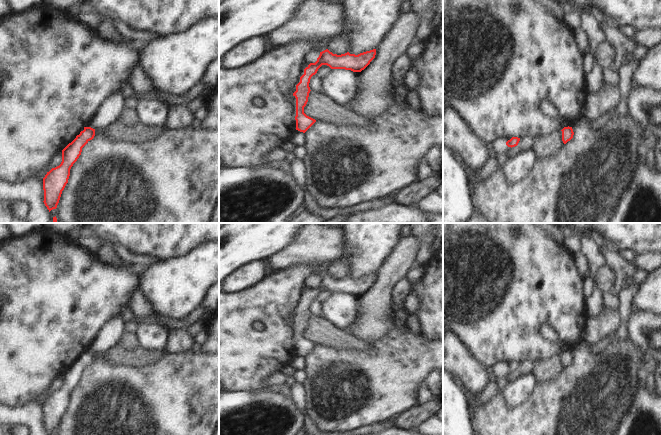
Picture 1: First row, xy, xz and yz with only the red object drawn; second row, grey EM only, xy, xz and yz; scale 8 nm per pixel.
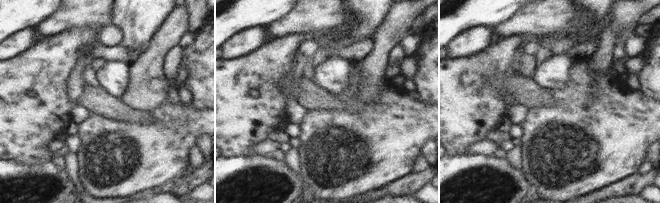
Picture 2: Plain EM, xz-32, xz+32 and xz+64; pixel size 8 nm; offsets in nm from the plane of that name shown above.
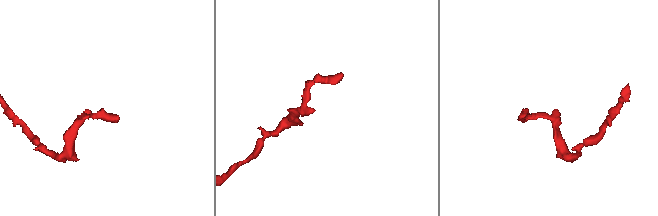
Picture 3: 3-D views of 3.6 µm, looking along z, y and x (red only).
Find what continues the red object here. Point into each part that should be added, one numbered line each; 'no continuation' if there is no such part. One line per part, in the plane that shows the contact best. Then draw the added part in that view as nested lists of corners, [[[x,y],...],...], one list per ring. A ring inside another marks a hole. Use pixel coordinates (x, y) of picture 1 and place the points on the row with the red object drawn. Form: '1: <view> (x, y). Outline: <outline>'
no continuation.

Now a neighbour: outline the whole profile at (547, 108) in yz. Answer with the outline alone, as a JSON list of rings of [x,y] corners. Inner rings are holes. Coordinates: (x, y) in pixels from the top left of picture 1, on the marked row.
[[[543,100],[541,102],[541,111],[550,117],[556,117],[556,107],[549,101]]]

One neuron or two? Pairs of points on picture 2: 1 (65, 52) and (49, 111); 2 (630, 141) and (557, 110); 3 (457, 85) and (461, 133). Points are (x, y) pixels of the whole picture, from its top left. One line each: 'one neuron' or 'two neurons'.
1: one neuron
2: one neuron
3: one neuron

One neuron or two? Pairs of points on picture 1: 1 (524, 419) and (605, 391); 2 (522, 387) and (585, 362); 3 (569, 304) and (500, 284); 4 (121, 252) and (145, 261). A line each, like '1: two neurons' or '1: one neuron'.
1: one neuron
2: two neurons
3: one neuron
4: one neuron

